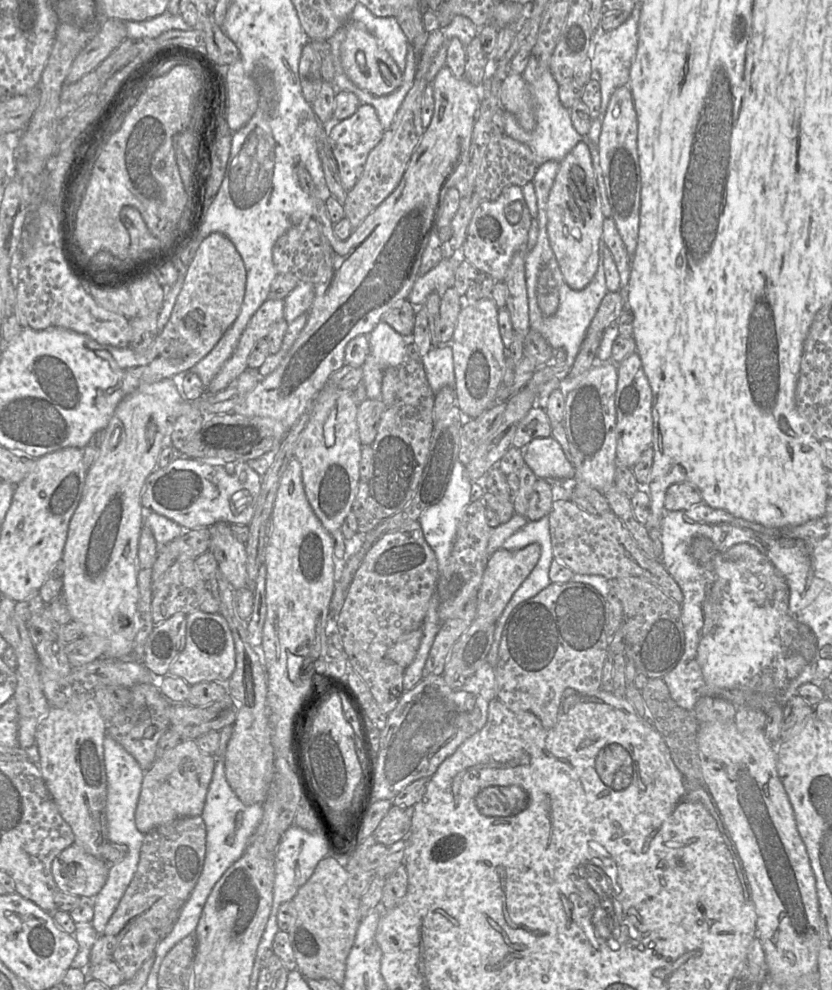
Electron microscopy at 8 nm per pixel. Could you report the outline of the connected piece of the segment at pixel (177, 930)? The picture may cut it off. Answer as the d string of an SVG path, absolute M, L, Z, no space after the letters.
M216 758L212 779L200 816L206 827L206 852L203 869L194 889L181 908L172 931L157 944L154 952L155 960L161 960L161 962L179 941L194 934L203 907L213 887L225 871L243 855L249 837L259 825L263 817L263 803L244 805L226 780L222 759Z

